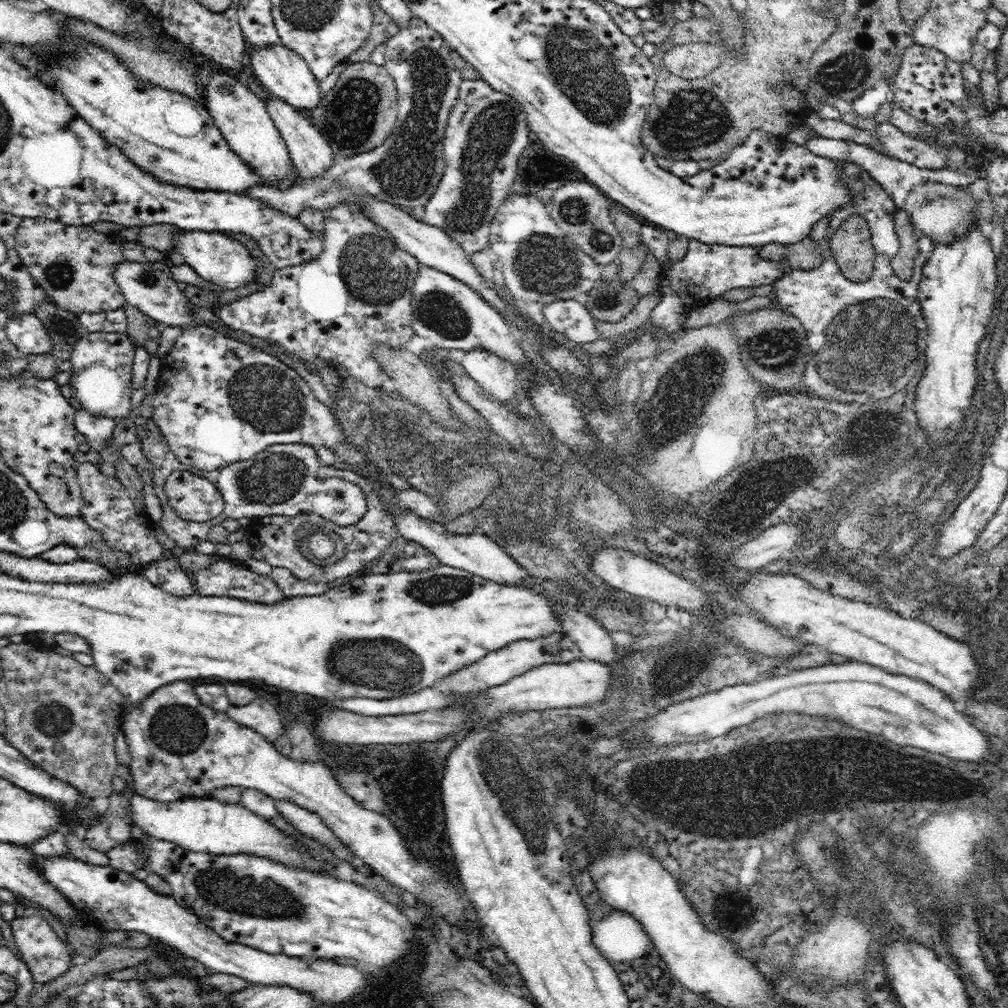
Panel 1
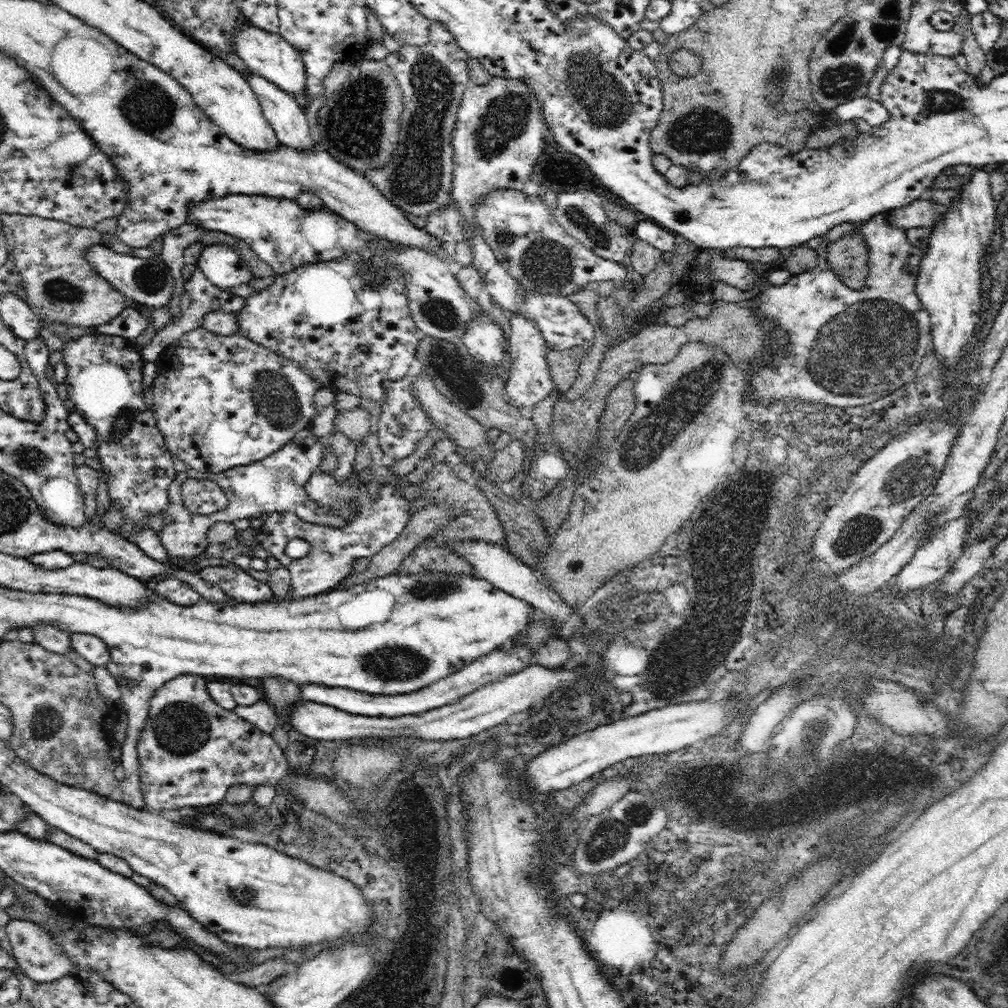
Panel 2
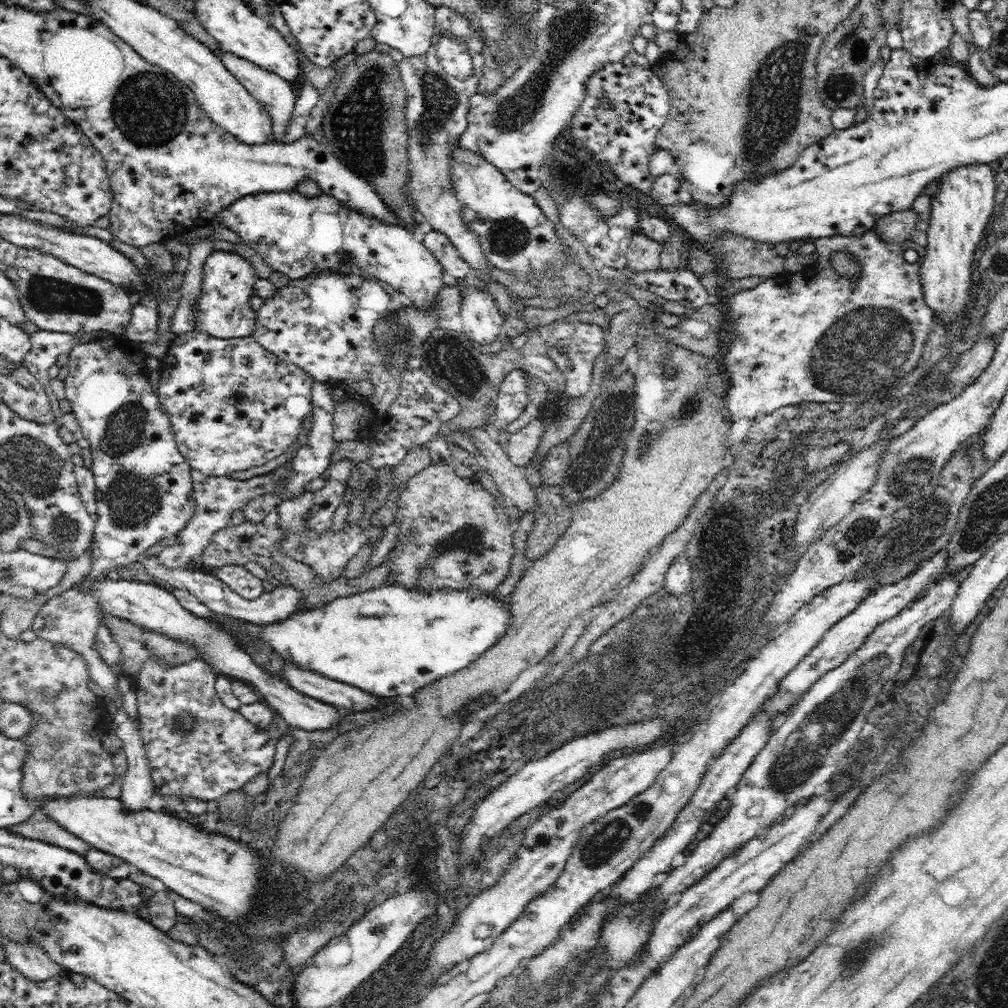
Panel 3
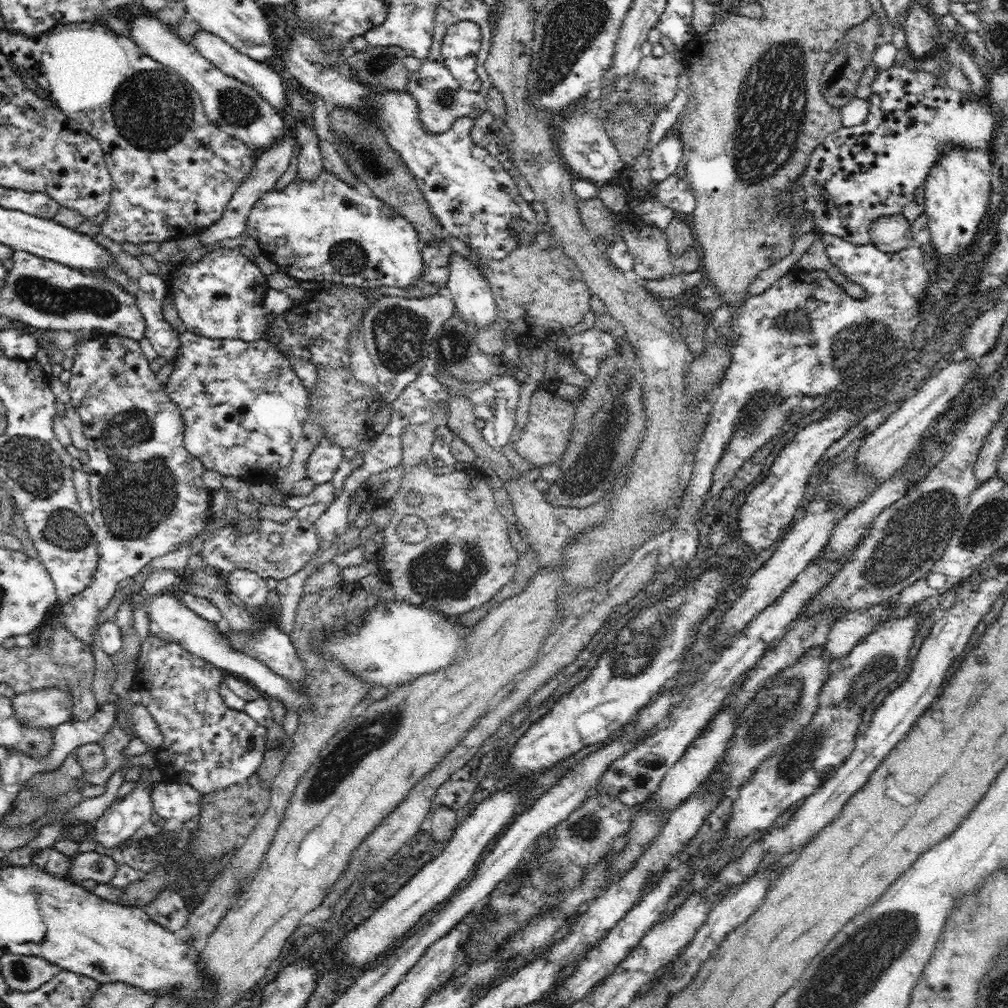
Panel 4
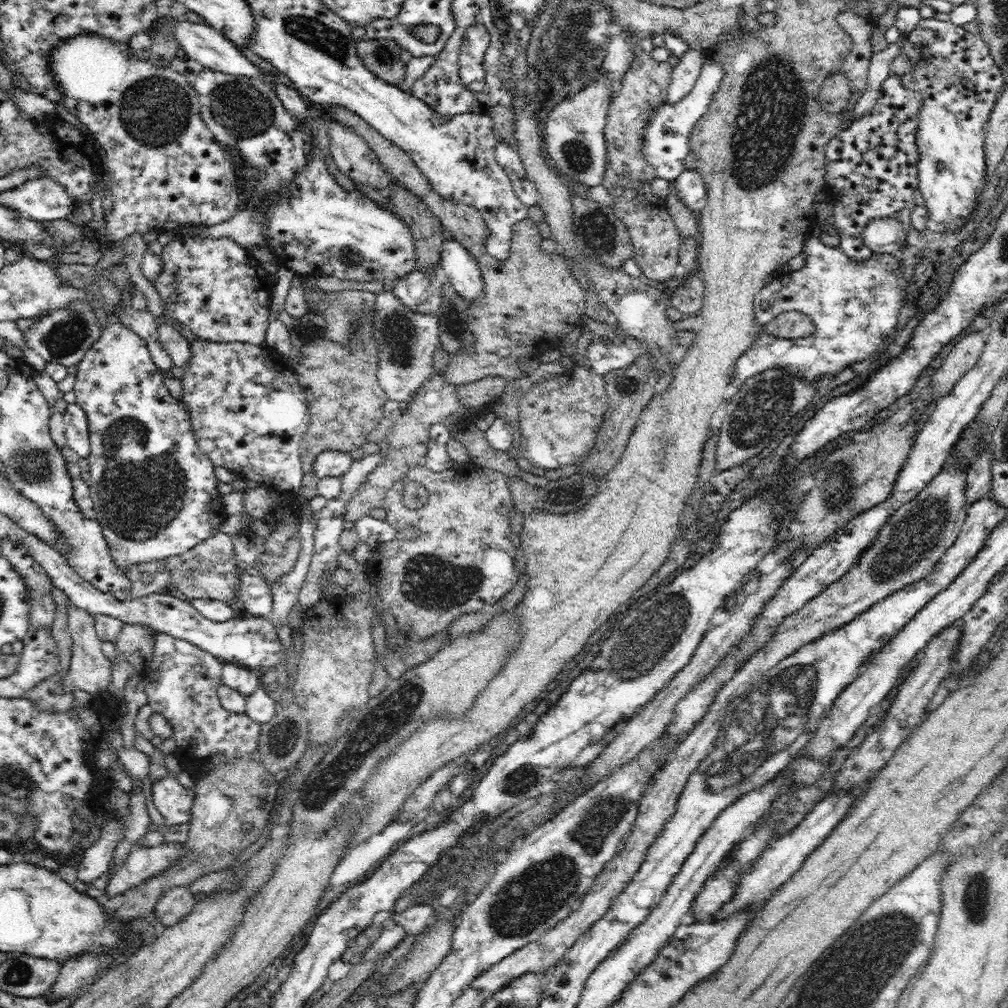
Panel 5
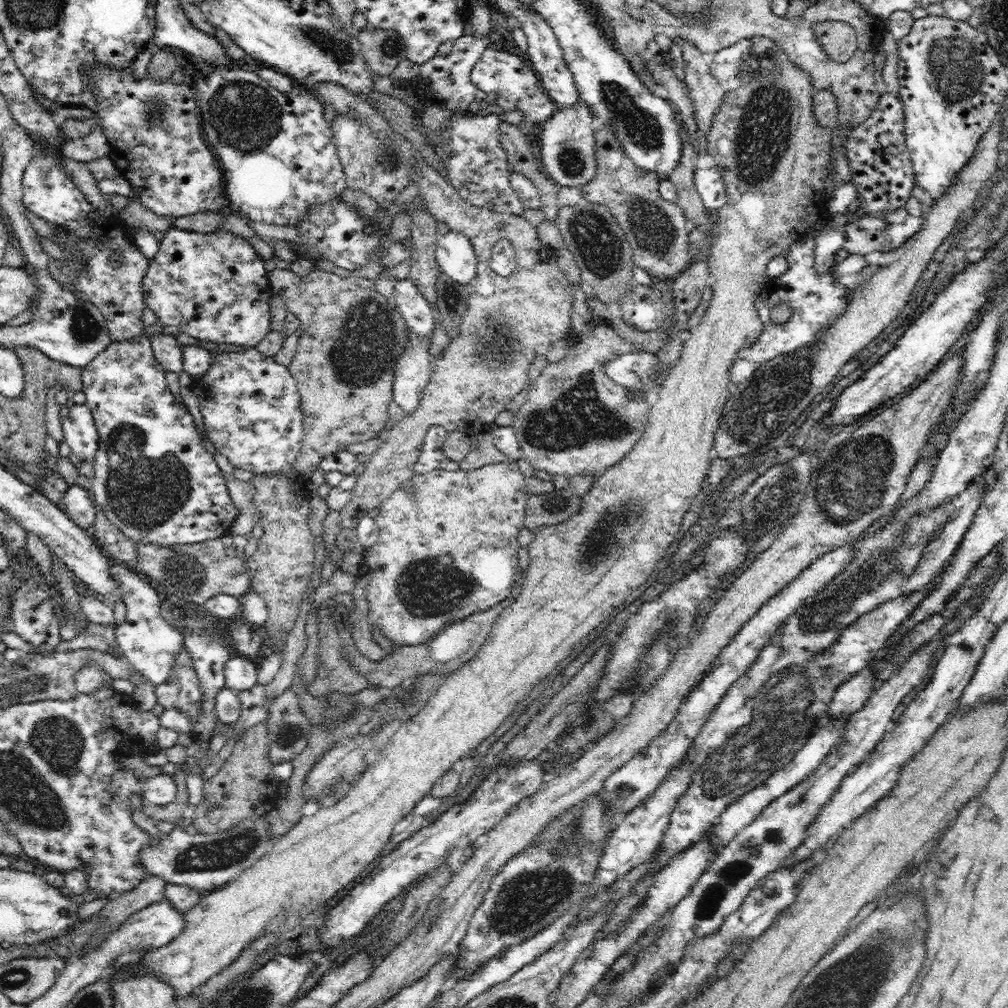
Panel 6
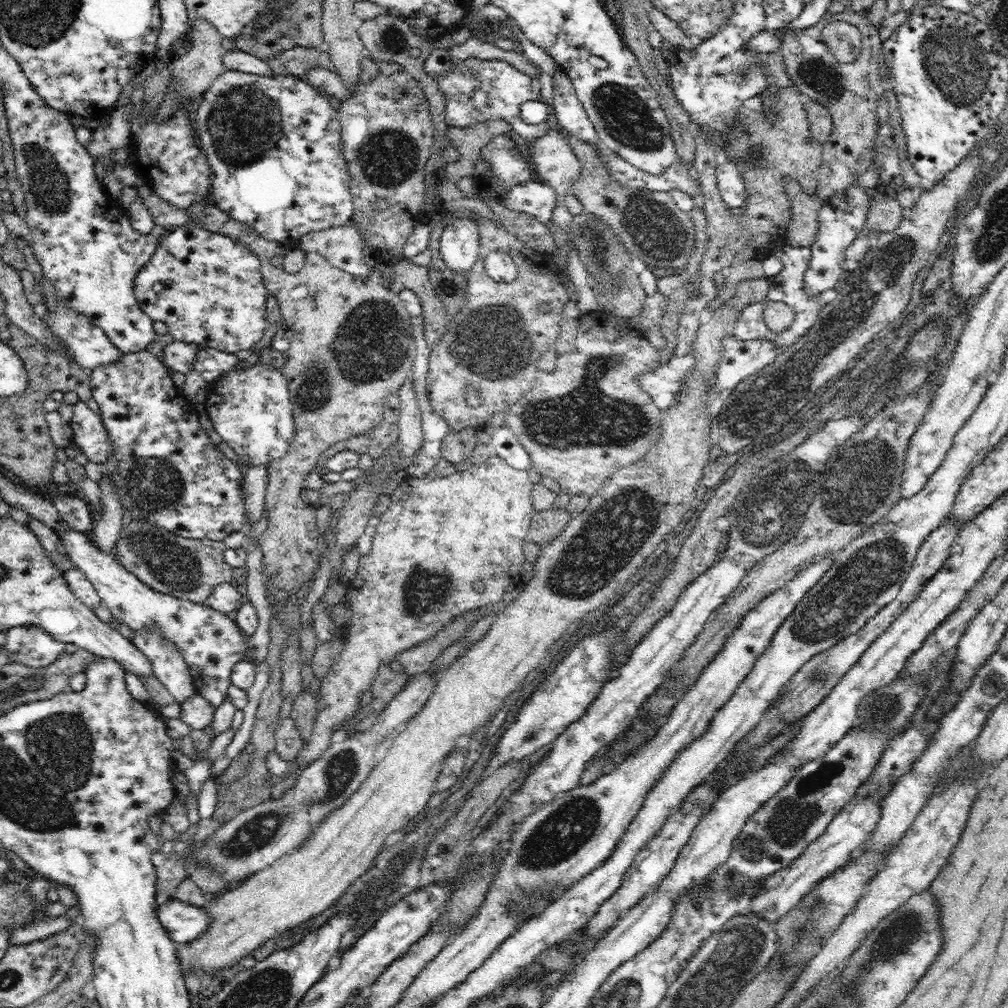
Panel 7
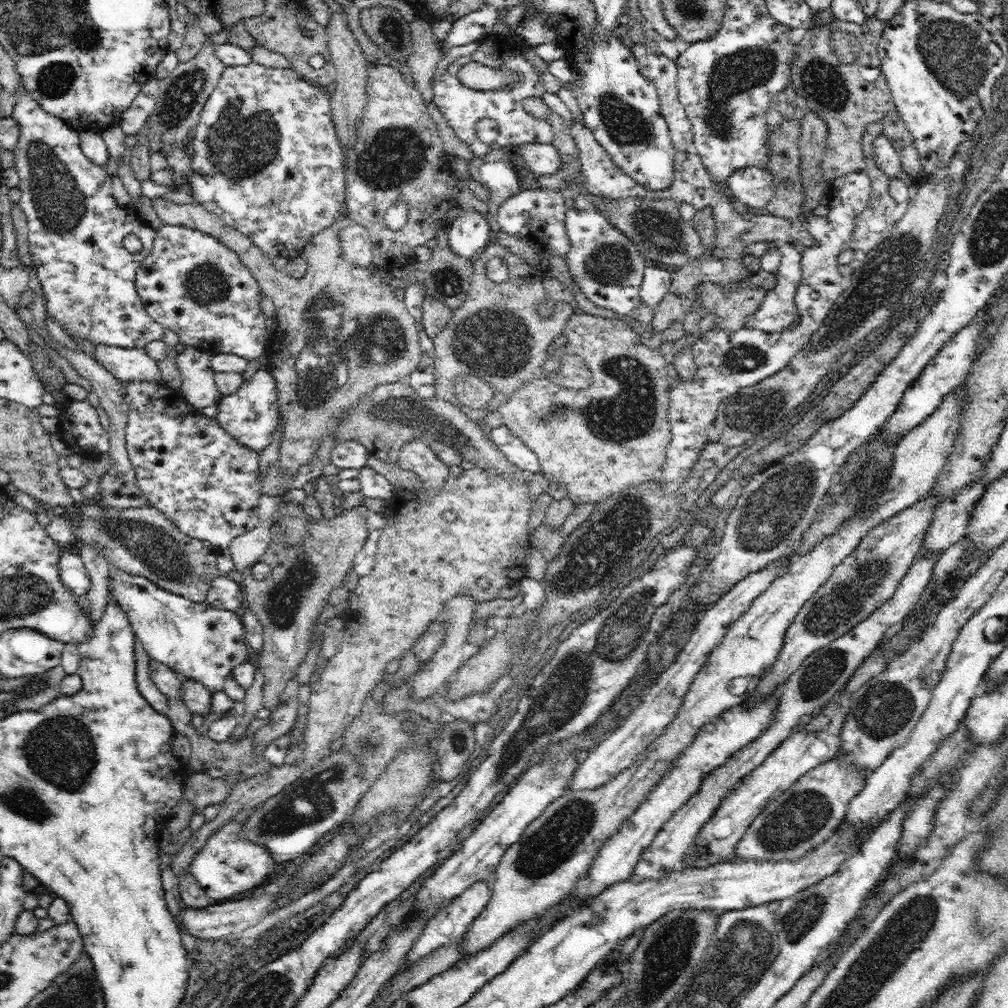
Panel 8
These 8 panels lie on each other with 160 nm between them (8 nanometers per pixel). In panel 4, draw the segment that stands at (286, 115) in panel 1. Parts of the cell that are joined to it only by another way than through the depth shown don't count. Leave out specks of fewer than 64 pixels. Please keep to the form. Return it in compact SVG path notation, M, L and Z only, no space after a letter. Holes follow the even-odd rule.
M200 29L192 40L193 45L197 48L197 51L206 60L216 65L224 74L237 78L238 80L250 85L250 87L256 89L256 92L260 93L274 109L278 109L284 113L288 112L289 102L287 89L278 75L278 70L275 66L271 67L266 62L260 62L250 58L248 55L240 53L232 45L224 42L224 39L212 34L211 32Z

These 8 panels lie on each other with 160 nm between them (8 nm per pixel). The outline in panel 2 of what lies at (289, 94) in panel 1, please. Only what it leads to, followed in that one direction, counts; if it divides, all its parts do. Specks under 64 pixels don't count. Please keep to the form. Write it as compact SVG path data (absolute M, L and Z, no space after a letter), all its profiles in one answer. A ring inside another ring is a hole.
M242 20L235 26L231 43L234 52L246 63L250 71L276 84L288 94L306 92L306 73L302 55L278 32L266 32Z

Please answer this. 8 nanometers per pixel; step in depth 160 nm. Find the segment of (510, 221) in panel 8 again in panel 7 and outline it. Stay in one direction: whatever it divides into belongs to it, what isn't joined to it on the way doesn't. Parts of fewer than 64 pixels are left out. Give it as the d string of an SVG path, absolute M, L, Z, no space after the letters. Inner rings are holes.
M537 178L526 184L513 186L505 196L505 207L532 214L546 224L554 218L552 210L556 206L556 199L556 191Z

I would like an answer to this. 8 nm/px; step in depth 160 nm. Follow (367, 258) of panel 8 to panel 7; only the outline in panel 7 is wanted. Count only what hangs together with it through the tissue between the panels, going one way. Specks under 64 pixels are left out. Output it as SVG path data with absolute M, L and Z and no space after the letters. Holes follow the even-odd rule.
M348 222L318 232L308 232L300 238L298 248L305 253L320 253L332 266L354 276L369 275L370 267L364 259L361 231Z

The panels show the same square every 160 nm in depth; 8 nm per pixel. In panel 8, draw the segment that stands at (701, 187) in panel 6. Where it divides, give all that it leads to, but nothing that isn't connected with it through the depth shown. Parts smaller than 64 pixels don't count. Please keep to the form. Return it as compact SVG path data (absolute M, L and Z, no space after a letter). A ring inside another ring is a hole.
M746 166L746 168L740 168L732 174L732 176L728 176L728 187L730 187L730 191L732 191L732 197L734 197L734 201L736 204L742 203L748 208L764 208L772 198L774 198L774 177L772 177L772 173L770 171L766 171L766 169L762 169L762 167L754 167L754 166Z

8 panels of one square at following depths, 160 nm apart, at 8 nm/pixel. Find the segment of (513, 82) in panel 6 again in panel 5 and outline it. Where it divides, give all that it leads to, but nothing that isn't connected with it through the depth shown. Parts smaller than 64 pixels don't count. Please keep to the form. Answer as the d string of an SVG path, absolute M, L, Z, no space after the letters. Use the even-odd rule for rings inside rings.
M479 23L464 32L458 56L458 74L468 90L479 91L485 86L486 69L483 62L490 40L491 34Z

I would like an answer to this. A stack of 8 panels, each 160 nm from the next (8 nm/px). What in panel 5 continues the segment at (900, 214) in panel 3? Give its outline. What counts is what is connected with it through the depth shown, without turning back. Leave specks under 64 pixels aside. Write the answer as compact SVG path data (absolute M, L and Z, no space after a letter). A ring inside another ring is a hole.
M890 215L869 220L861 239L874 253L898 254L906 246L907 231L896 215Z

